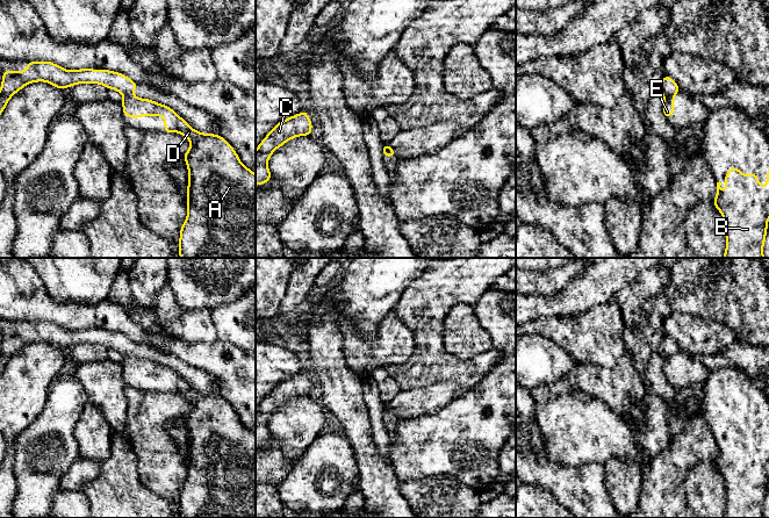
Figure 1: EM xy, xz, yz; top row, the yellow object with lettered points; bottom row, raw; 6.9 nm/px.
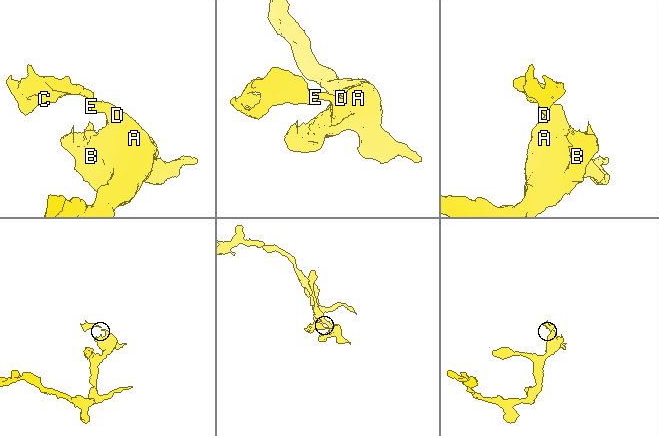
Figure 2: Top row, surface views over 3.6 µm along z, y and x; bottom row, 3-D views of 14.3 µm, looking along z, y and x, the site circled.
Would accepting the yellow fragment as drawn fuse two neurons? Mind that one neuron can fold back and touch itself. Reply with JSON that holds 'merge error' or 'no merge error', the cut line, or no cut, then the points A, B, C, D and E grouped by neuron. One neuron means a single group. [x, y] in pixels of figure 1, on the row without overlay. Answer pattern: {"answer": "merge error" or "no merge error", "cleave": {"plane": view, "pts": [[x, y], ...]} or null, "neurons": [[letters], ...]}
{"answer": "merge error", "cleave": {"plane": "yz", "pts": [[674, 354], [665, 358]]}, "neurons": [["A", "B", "D", "E"], ["C"]]}

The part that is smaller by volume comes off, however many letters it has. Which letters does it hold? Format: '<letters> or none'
C

